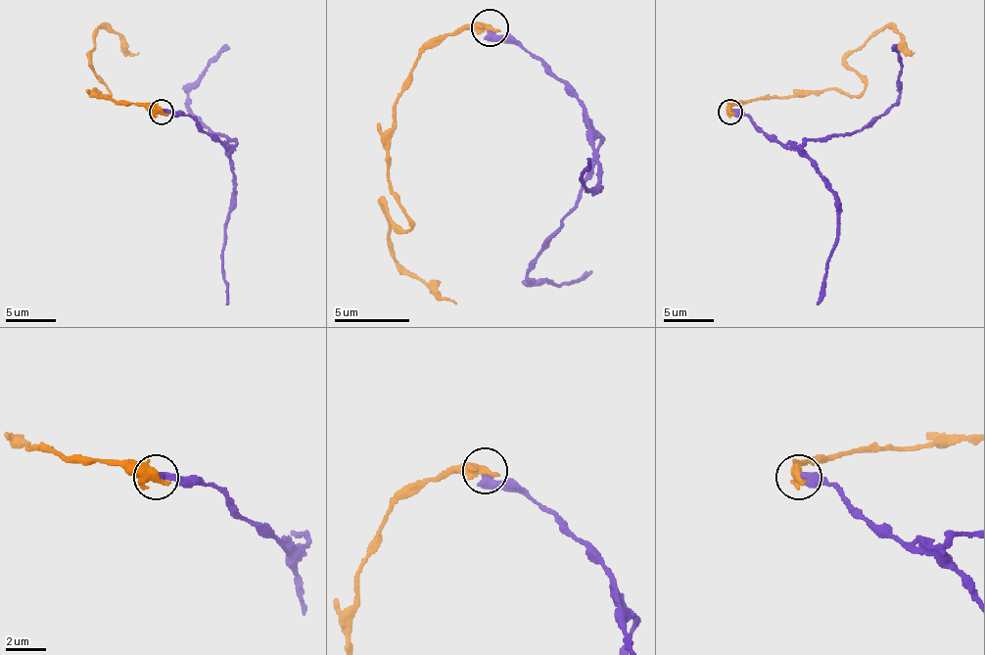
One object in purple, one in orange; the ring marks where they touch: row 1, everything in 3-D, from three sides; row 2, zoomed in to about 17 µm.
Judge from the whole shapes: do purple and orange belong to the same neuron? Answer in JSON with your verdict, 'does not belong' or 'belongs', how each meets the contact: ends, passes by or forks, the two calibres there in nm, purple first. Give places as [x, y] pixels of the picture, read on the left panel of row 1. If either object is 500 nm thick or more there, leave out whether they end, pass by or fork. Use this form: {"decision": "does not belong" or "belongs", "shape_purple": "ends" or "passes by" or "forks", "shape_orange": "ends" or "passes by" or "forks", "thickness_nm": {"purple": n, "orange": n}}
{"decision": "does not belong", "thickness_nm": {"purple": 420, "orange": 550}}

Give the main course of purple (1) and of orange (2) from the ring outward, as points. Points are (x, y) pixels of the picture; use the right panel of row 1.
1: (731, 111), (747, 116), (779, 143), (796, 146), (851, 136), (898, 99), (901, 56), (891, 46)
2: (729, 111), (734, 104), (812, 91), (861, 93), (864, 81), (846, 59), (886, 26), (914, 51)

